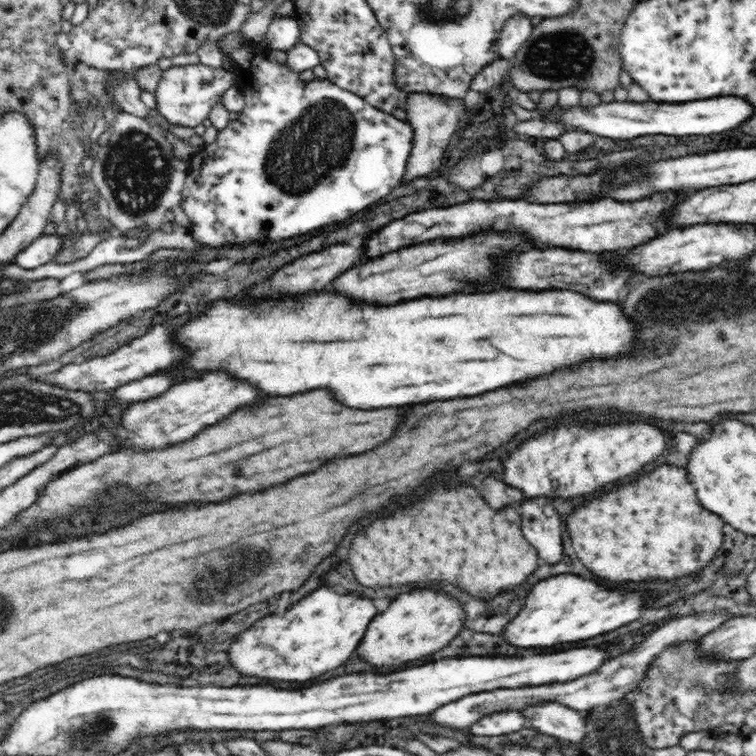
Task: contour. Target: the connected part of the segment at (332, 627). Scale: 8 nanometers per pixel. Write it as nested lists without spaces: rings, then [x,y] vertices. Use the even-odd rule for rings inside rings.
[[[316,586],[310,595],[303,597],[286,610],[284,616],[268,614],[250,626],[246,632],[238,636],[238,640],[230,646],[230,662],[244,676],[258,676],[280,682],[306,682],[310,678],[322,676],[348,660],[348,656],[360,644],[368,622],[376,616],[376,606],[368,598],[360,598],[356,594],[338,594],[334,588]]]

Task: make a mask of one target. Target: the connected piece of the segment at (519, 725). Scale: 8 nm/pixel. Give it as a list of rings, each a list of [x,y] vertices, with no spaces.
[[[508,710],[508,712],[494,712],[490,716],[484,716],[476,724],[470,726],[470,732],[476,736],[498,736],[500,734],[512,734],[518,732],[527,724],[520,711]]]

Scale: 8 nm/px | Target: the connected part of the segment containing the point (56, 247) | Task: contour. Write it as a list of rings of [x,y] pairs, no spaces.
[[[56,233],[39,236],[30,246],[22,249],[14,257],[13,264],[26,270],[38,268],[42,264],[48,264],[60,252],[62,248],[62,236]]]

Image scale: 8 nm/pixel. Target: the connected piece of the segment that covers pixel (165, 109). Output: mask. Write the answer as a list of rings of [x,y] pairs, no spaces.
[[[204,64],[173,66],[163,70],[154,92],[157,110],[165,118],[167,125],[194,128],[207,124],[212,108],[221,102],[221,96],[226,90],[235,85],[235,75],[231,70],[212,68]]]

